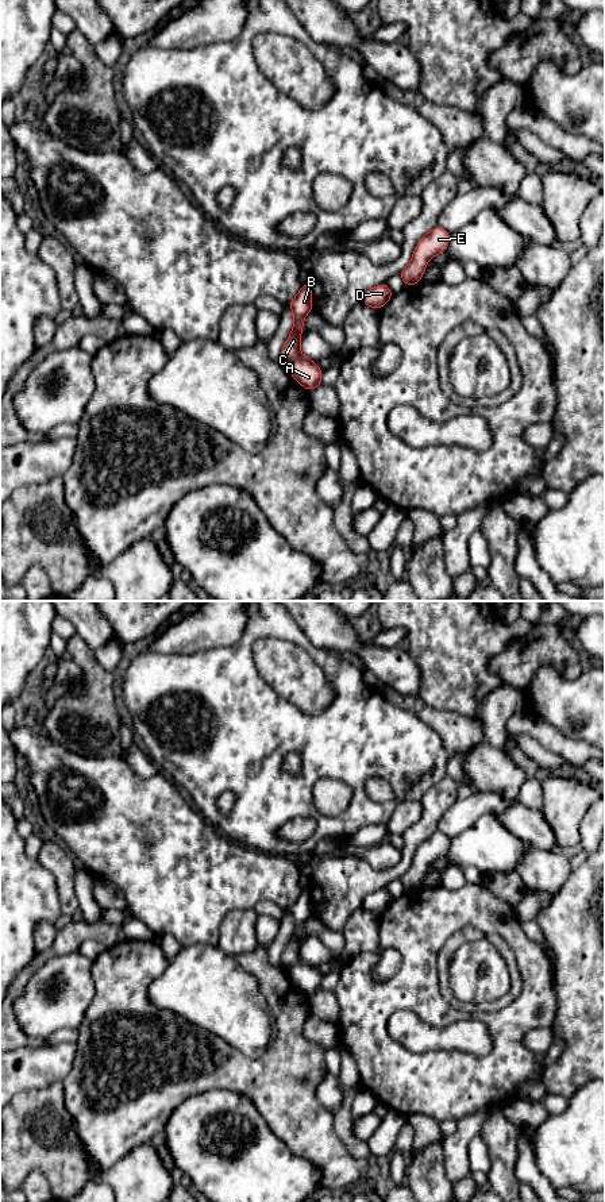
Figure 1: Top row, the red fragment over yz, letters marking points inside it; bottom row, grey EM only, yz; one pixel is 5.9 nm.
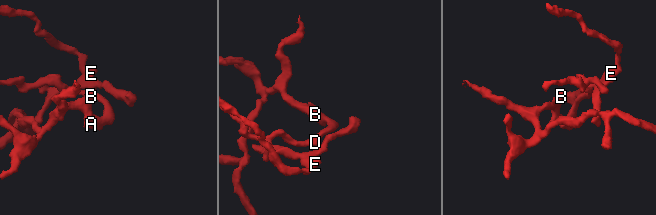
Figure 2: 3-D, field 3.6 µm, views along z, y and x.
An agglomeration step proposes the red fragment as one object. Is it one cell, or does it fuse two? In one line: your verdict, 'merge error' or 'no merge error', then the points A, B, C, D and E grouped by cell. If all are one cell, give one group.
merge error | A D E / B C

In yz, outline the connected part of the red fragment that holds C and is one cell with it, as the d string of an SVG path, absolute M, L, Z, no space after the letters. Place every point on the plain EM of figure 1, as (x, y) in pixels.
M302 889L298 899L288 909L294 921L294 929L288 947L284 949L280 966L290 976L294 963L300 959L301 935L304 933L304 922L313 913L311 889Z

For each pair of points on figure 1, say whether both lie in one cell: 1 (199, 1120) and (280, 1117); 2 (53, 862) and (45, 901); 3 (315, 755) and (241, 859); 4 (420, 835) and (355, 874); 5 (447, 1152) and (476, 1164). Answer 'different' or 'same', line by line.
1: different
2: different
3: different
4: same
5: different

